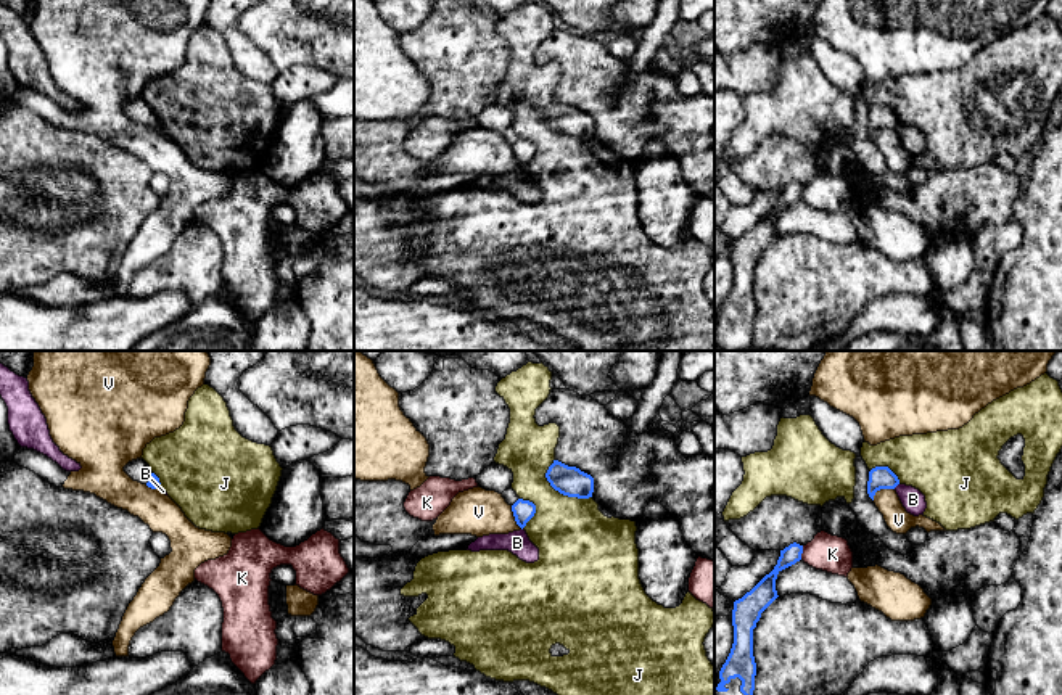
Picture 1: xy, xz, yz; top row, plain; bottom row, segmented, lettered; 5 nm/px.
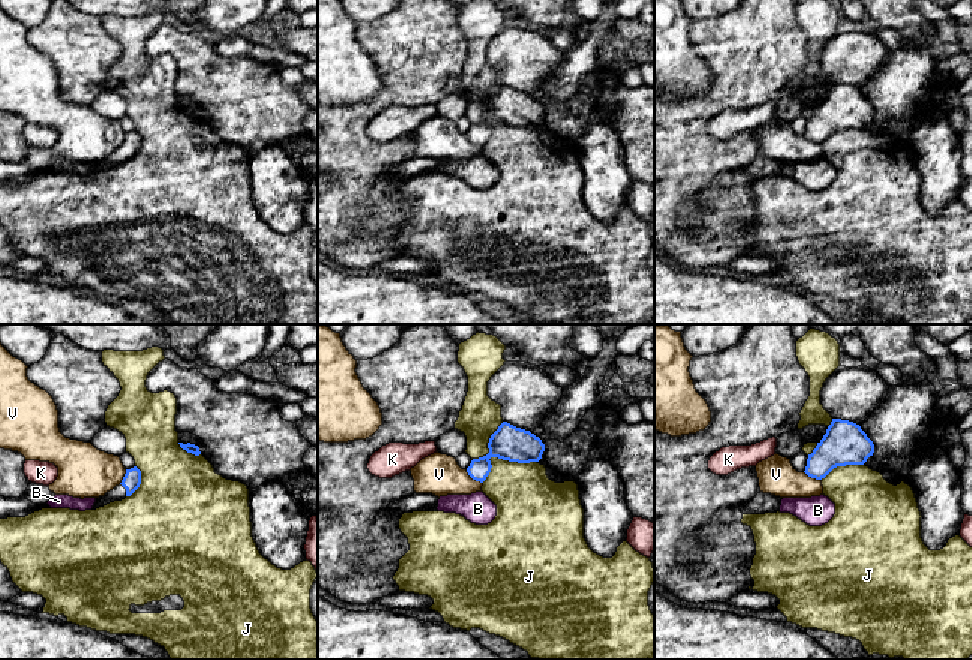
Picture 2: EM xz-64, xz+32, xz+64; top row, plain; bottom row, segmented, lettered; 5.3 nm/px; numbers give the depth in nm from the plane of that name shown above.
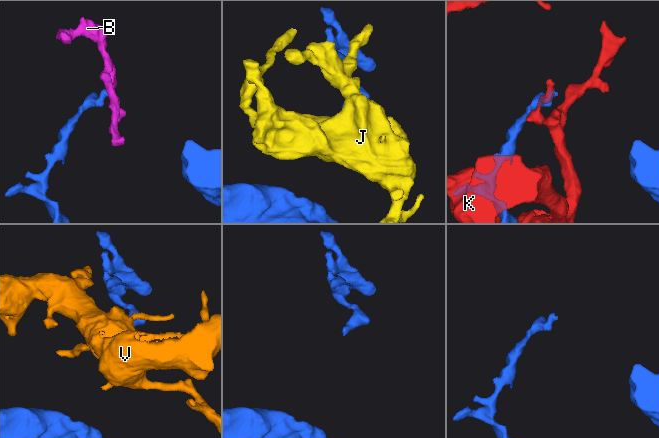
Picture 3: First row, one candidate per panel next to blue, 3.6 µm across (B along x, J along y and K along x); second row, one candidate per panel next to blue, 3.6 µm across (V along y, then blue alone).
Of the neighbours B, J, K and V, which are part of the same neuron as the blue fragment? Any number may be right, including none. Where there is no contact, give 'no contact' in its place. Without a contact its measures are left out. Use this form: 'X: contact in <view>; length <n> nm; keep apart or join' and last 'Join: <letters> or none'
B: contact in yz; length 40 nm; keep apart
J: contact in xz; length 280 nm; keep apart
K: contact in yz; length 70 nm; keep apart
V: contact in yz; length 130 nm; keep apart
Join: none

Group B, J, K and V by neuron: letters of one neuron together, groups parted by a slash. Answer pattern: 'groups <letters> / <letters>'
groups B / J / K / V

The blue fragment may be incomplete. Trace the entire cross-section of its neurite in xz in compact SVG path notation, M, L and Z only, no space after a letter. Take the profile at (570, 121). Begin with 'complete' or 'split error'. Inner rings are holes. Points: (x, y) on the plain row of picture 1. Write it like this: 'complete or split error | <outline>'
complete | M558 100L545 113L550 125L563 135L589 138L594 132L594 117L576 106L568 106Z

